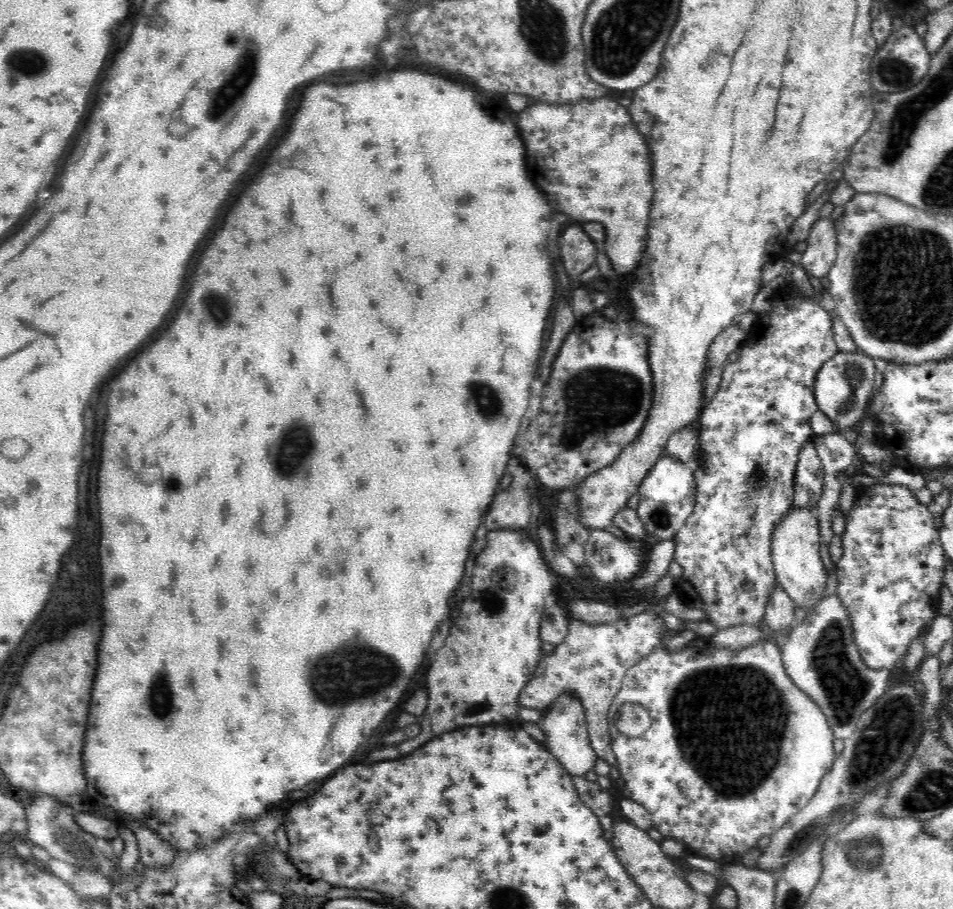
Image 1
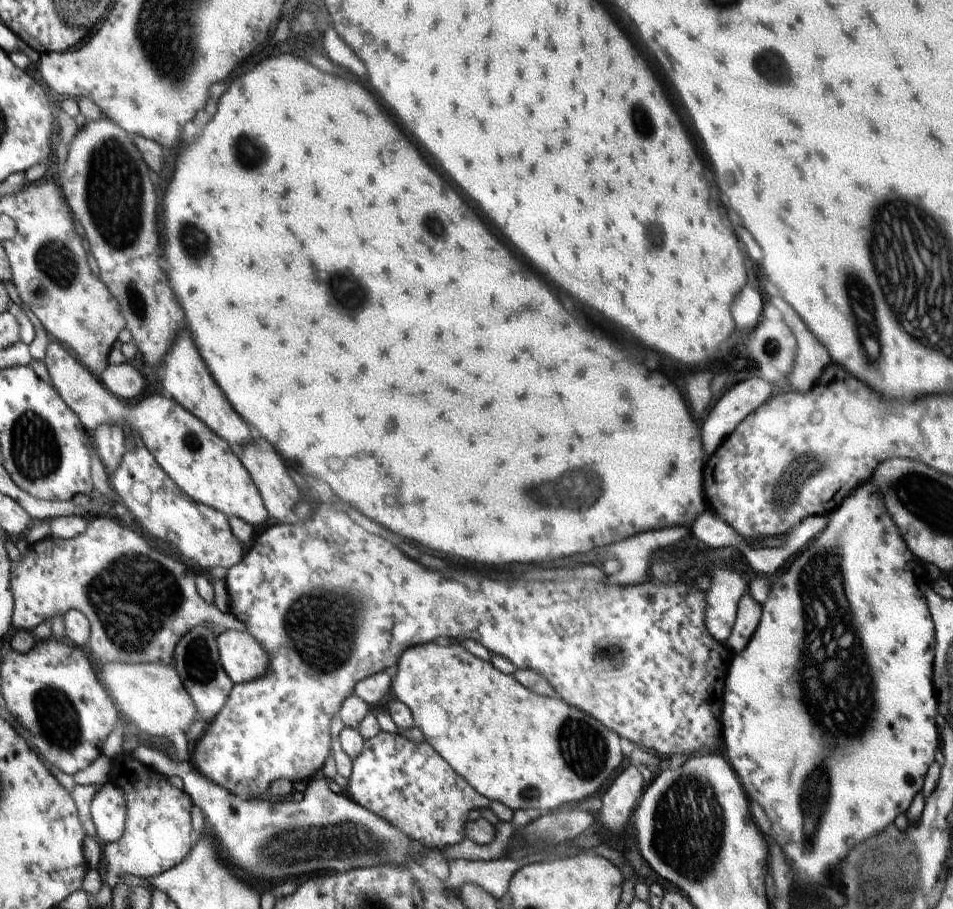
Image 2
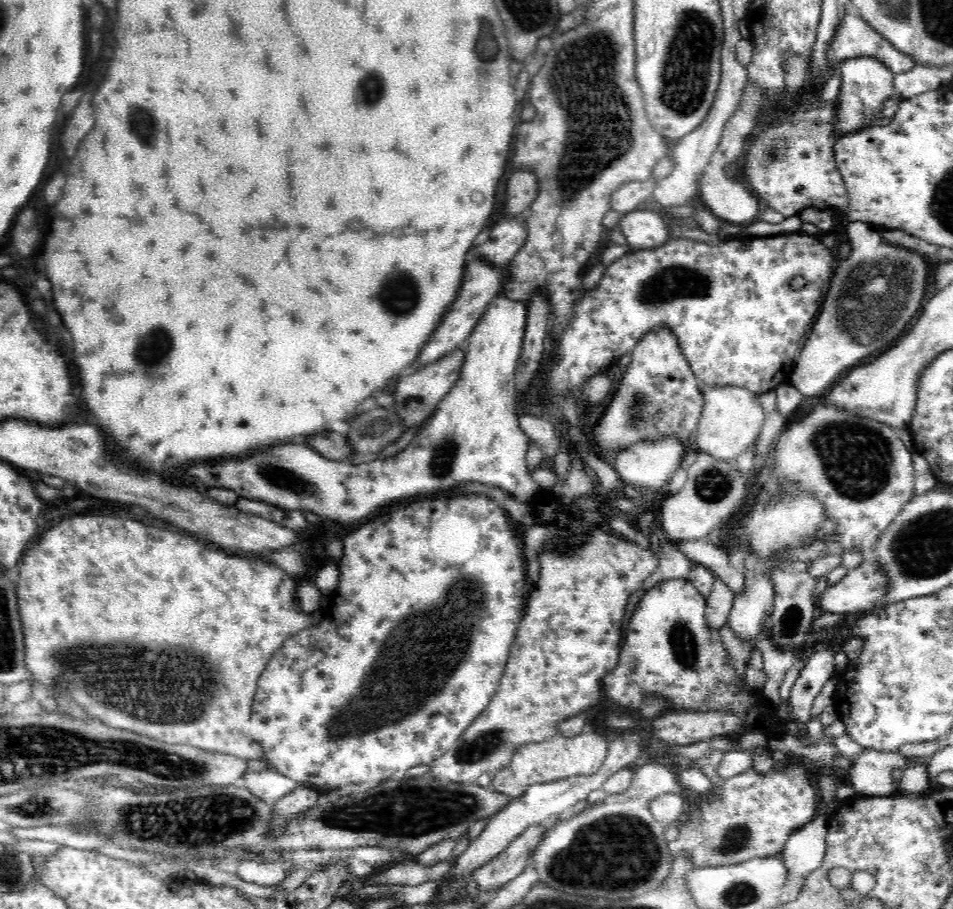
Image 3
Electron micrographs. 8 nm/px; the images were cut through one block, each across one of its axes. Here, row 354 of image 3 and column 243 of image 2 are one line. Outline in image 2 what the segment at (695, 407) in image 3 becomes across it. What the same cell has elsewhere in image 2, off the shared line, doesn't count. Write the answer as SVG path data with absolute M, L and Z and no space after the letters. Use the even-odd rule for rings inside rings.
M226 630L217 635L217 647L222 668L234 685L266 675L269 656L251 634Z

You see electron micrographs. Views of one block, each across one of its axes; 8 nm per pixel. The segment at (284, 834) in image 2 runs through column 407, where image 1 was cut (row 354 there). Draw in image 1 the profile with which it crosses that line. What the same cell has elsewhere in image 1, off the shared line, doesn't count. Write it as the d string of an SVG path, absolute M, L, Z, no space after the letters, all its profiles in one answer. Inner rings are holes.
M838 351L830 360L824 362L815 380L815 398L822 411L832 421L834 431L842 434L848 442L855 444L859 436L864 414L875 395L874 358L856 352Z

